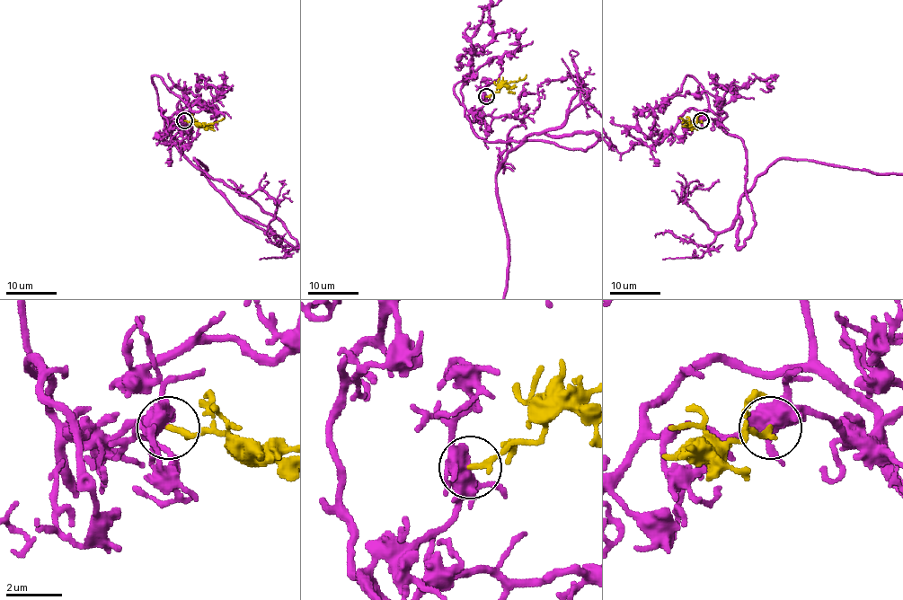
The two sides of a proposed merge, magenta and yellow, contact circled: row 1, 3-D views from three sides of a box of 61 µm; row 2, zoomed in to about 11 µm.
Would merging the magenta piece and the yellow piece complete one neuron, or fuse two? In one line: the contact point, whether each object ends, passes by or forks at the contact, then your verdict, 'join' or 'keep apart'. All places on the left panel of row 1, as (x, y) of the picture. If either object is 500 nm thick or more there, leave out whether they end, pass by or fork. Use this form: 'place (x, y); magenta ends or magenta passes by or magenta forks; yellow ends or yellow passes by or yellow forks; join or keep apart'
place (184, 120); join

